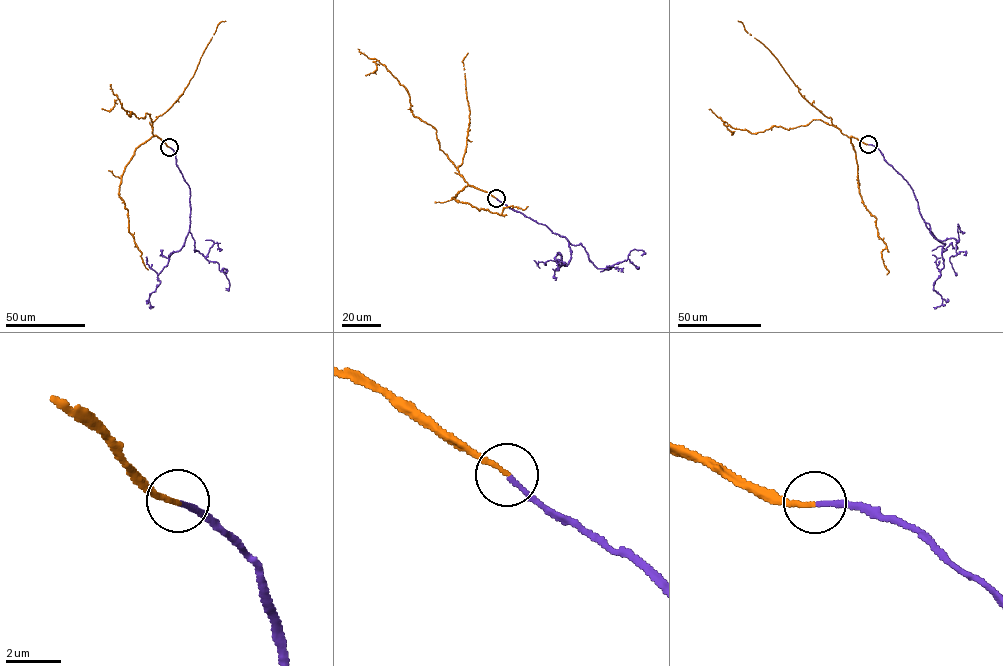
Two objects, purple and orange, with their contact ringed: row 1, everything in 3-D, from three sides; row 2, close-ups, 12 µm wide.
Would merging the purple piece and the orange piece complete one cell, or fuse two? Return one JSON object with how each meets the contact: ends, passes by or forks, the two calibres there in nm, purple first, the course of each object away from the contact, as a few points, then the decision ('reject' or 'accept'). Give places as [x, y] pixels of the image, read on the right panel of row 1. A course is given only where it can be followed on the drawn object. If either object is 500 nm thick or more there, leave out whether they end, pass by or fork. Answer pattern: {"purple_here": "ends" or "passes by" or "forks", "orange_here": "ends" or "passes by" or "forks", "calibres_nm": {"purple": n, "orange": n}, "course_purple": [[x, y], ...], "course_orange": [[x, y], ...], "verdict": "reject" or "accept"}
{"purple_here": "ends", "orange_here": "ends", "calibres_nm": {"purple": 170, "orange": 150}, "course_purple": [[868, 144], [880, 150], [907, 182], [924, 222], [944, 244], [944, 265], [933, 288], [942, 303], [933, 307]], "course_orange": [[868, 144], [819, 119], [788, 130], [773, 126], [752, 133], [723, 121], [733, 132]], "verdict": "accept"}

